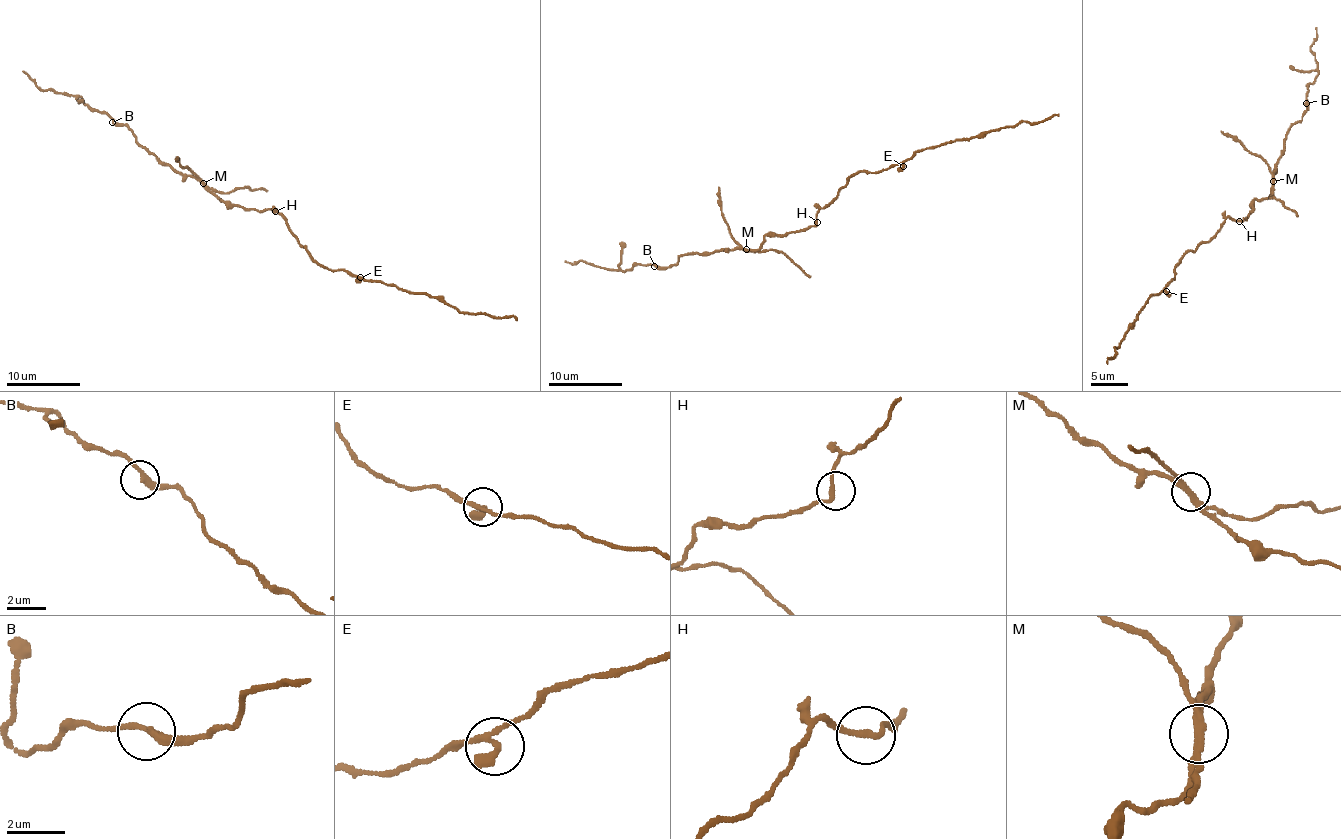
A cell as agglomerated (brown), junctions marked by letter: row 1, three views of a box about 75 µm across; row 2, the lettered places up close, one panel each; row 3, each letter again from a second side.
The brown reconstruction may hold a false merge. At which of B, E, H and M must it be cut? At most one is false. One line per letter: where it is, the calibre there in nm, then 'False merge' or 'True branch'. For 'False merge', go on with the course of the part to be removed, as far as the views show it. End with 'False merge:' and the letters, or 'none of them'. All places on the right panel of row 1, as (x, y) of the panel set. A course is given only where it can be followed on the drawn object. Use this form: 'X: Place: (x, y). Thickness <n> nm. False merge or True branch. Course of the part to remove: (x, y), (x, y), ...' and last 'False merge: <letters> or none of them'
B: Place: (1306, 103). Thickness 260 nm. True branch
E: Place: (1166, 291). Thickness 240 nm. True branch
H: Place: (1239, 221). Thickness 180 nm. True branch
M: Place: (1273, 181). Thickness 260 nm. False merge. Course of the part to remove: (1273, 181), (1270, 198), (1279, 200), (1298, 217)
False merge: M

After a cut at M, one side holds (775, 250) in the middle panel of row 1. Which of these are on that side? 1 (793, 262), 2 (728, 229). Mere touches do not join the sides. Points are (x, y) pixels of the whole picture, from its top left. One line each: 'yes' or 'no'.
1: yes
2: yes

